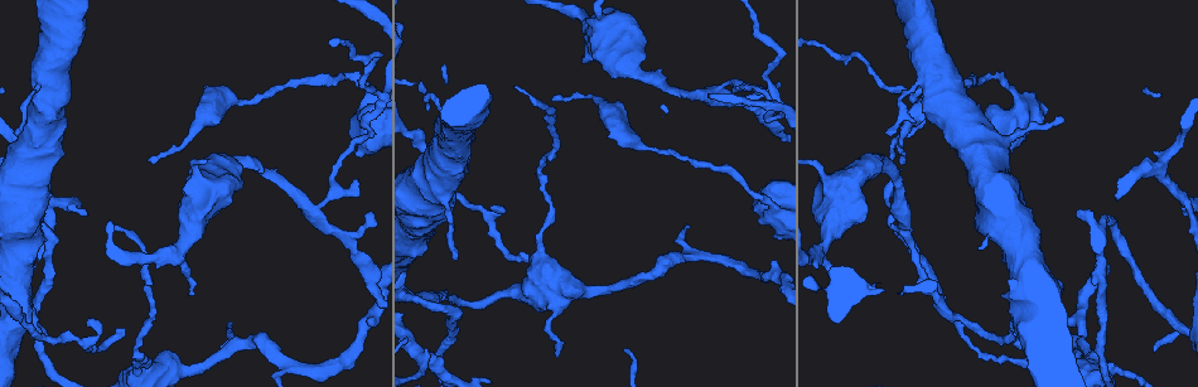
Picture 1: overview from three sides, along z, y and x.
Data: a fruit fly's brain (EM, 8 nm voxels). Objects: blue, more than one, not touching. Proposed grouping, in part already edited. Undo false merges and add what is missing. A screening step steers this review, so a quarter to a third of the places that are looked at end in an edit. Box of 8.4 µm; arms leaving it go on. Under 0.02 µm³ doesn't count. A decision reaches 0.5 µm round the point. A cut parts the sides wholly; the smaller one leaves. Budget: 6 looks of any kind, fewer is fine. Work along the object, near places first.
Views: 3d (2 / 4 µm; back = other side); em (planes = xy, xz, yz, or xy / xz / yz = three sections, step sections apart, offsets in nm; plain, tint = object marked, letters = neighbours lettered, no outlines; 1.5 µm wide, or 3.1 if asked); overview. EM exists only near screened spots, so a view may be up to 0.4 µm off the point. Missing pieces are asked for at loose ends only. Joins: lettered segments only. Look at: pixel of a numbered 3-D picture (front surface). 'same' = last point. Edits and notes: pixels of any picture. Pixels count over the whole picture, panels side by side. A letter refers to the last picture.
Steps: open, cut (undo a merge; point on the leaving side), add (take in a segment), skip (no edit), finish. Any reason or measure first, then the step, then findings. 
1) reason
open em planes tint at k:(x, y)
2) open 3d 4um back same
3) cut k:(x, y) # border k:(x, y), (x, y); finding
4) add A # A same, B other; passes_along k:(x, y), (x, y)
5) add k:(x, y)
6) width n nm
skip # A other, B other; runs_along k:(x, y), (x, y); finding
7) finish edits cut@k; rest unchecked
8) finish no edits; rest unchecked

thick turns thin
open 3d 4um at 1:(1011, 91)

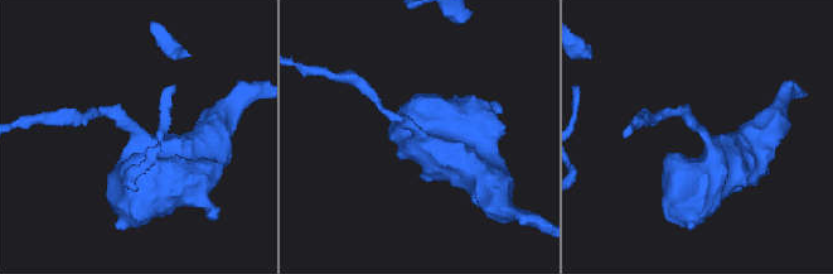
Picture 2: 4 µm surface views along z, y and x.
now the EM
open em planes plain at 2:(421, 132)

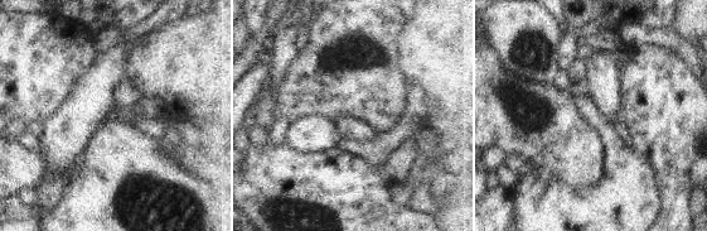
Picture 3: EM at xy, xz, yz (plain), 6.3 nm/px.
see the neighbours
open em planes letters same

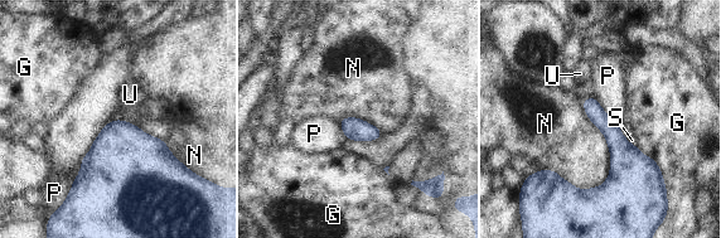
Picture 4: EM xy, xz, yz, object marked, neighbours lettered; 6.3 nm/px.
skip # G other, N other, P other, S other, U other; one cell here

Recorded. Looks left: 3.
branch stops here
open em planes tint at 1:(457, 259)

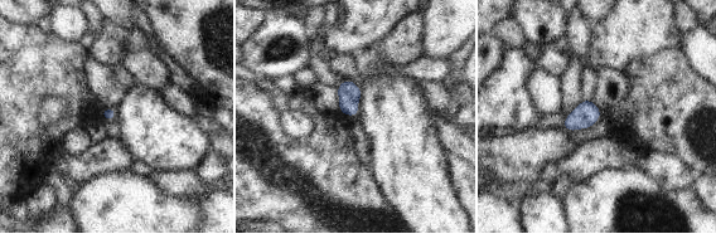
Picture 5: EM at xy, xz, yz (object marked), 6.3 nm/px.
what lies round it
open em planes letters same

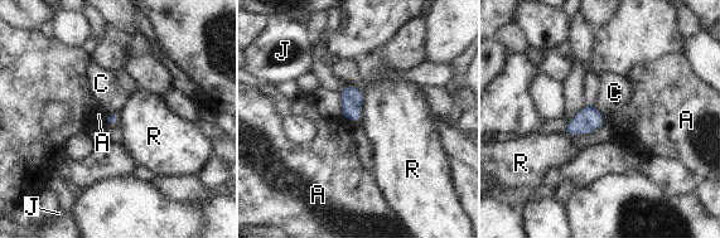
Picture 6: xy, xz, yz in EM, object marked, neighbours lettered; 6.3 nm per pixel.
width 80 nm
skip # A other, C other, J other, R other; border 6:(363, 93), (363, 101), (360, 106); none of them fits

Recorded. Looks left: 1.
tapers out
open em planes letters at 1:(123, 329)

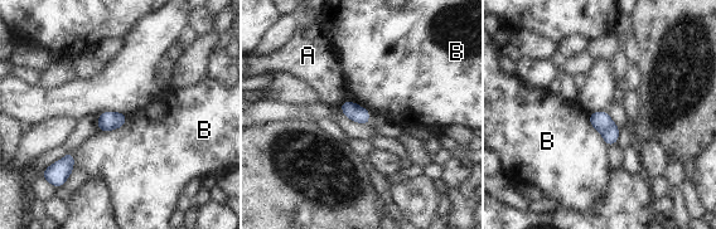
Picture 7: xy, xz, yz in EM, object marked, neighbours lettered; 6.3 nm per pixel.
skip # A other, B other; border 7:(127, 115), (121, 126), (97, 130); no lettered segment goes on from it

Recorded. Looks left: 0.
finish no edits; rest unchecked

